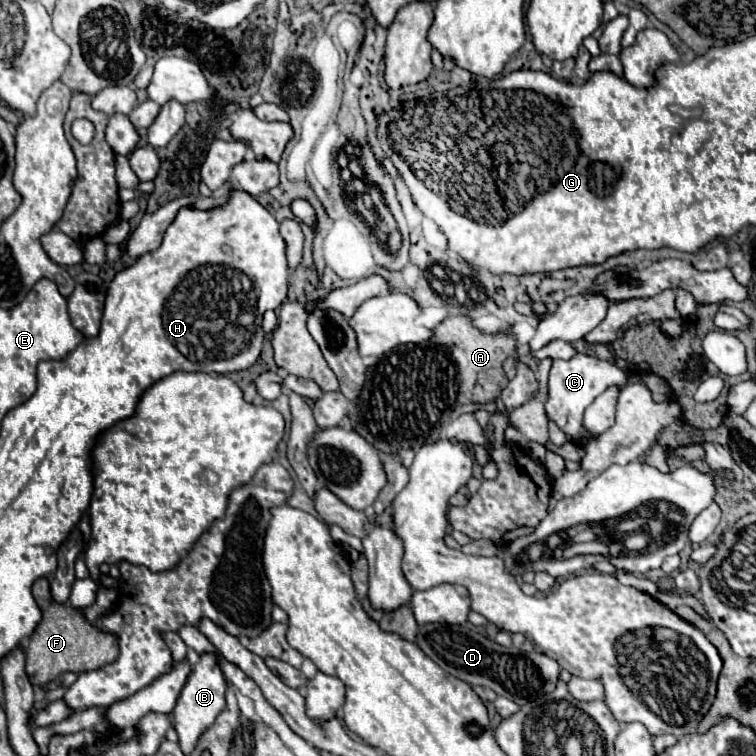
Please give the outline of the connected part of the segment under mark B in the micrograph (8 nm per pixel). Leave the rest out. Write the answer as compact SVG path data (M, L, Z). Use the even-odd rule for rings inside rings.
M211 653L201 655L199 663L193 667L193 673L187 677L187 683L173 709L173 723L179 737L179 747L185 755L189 755L195 749L199 737L215 723L217 715L225 709L225 691L227 691L227 681L217 665L217 657Z

